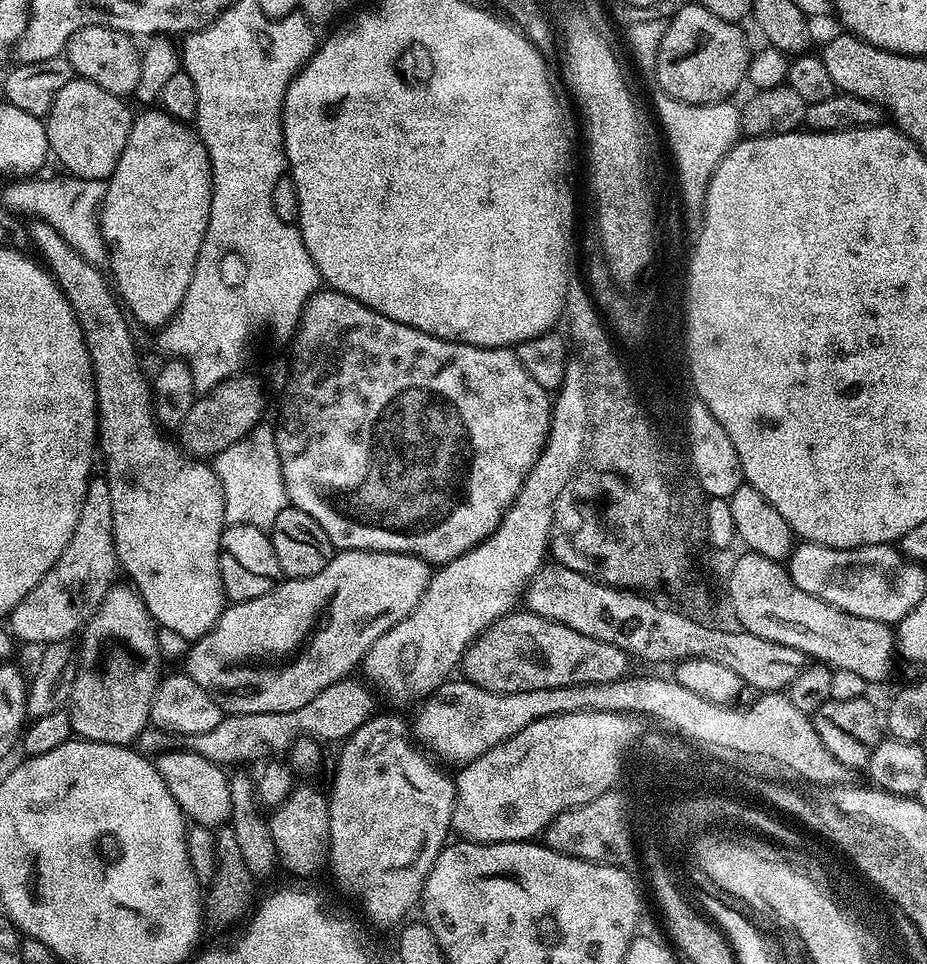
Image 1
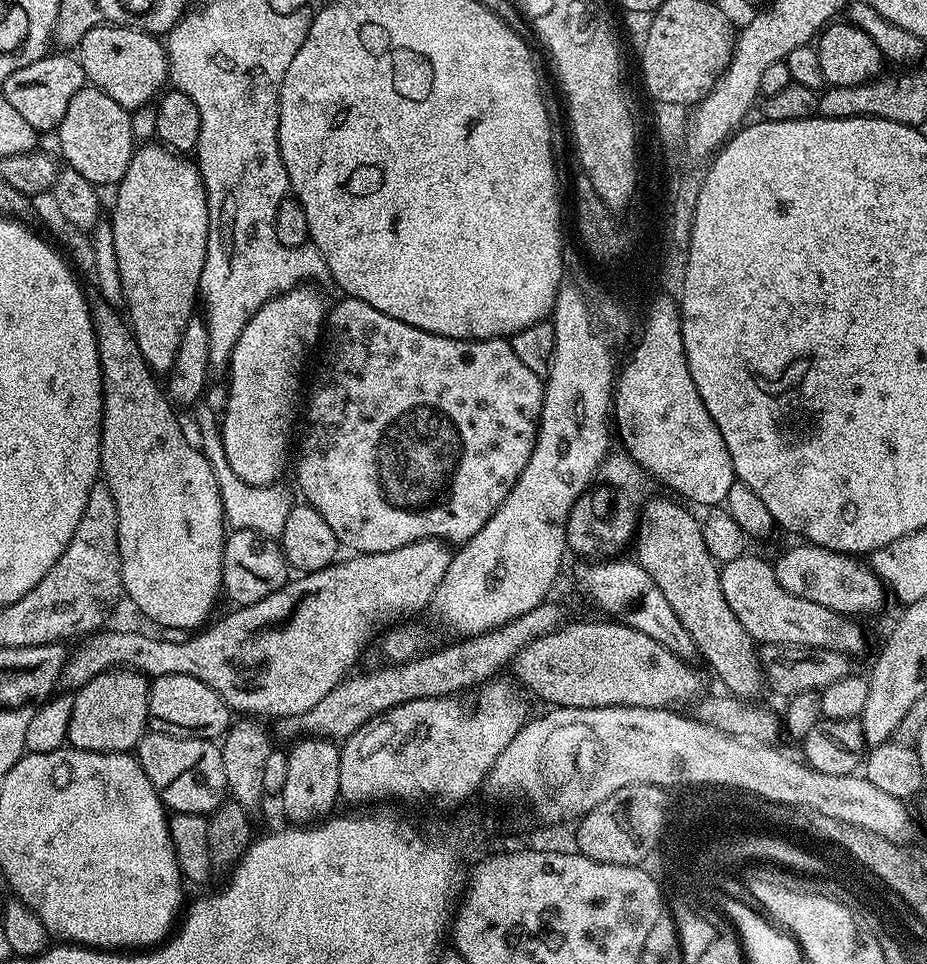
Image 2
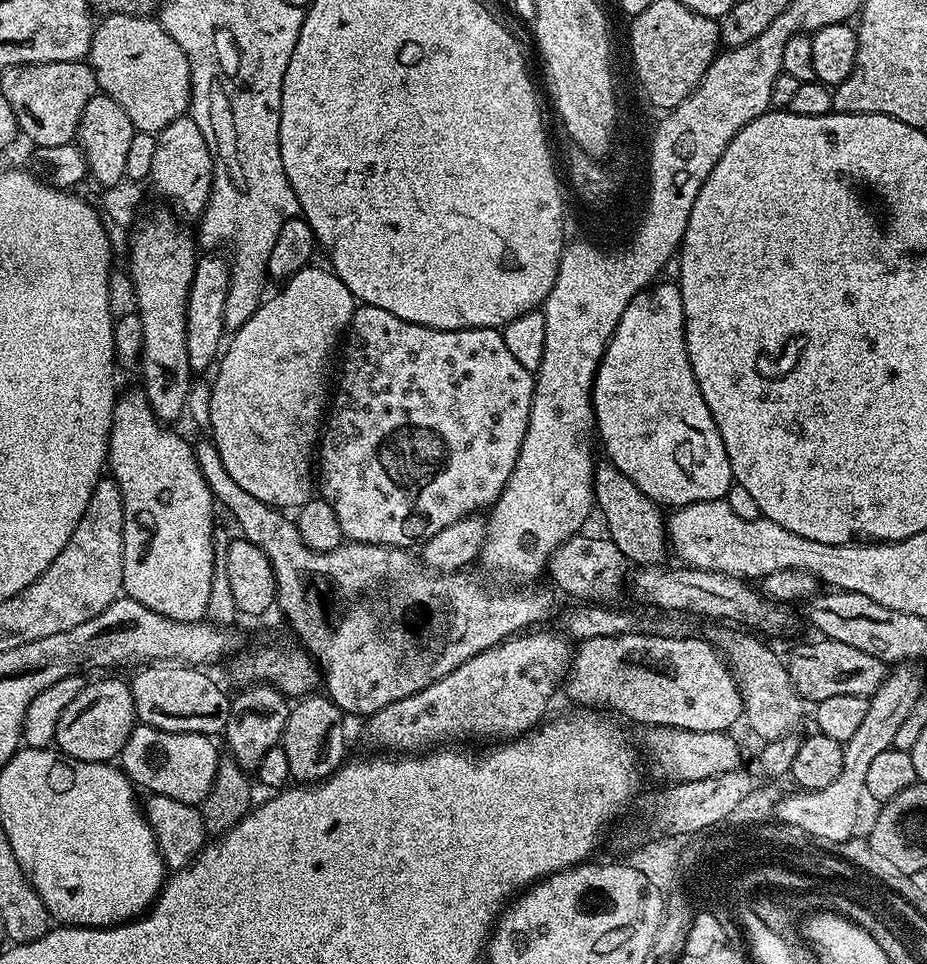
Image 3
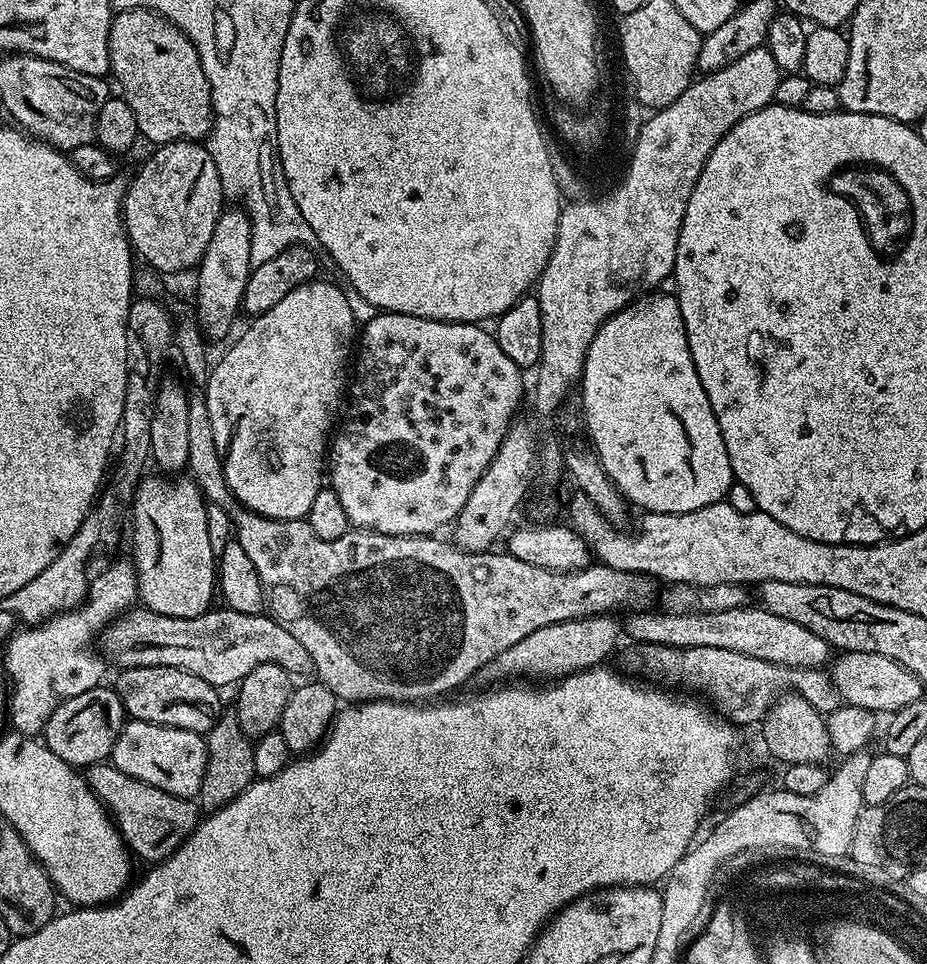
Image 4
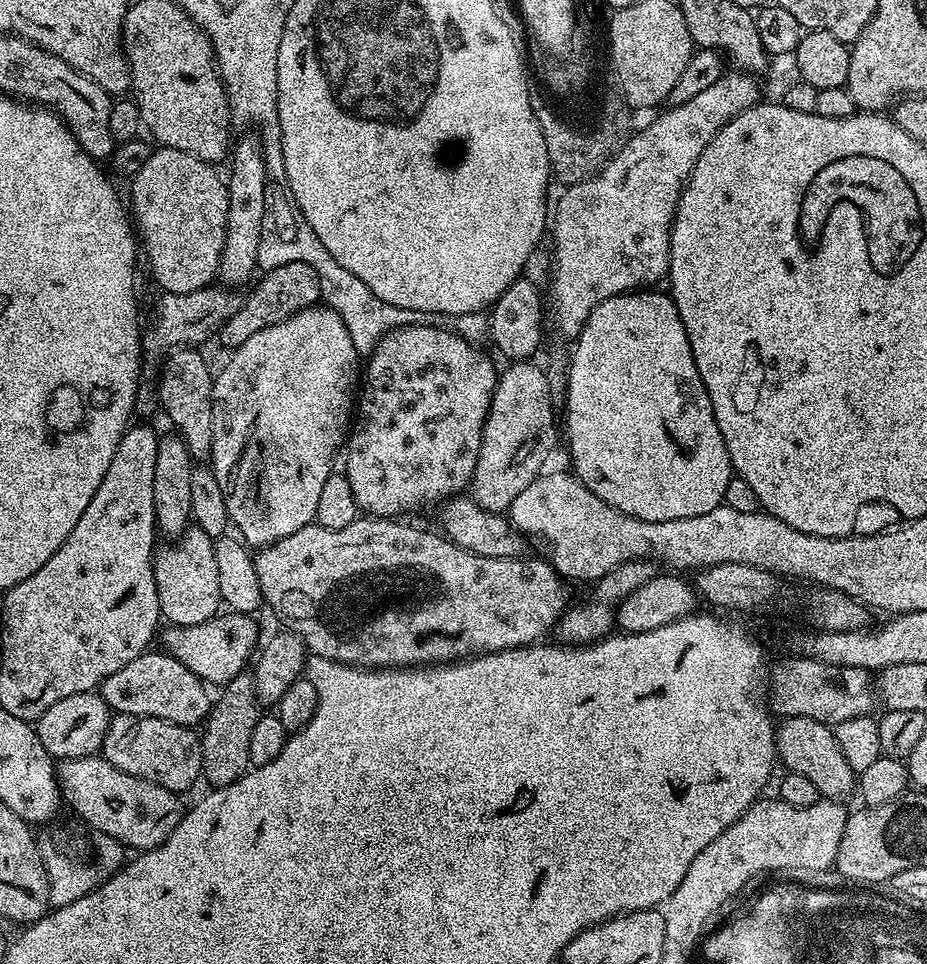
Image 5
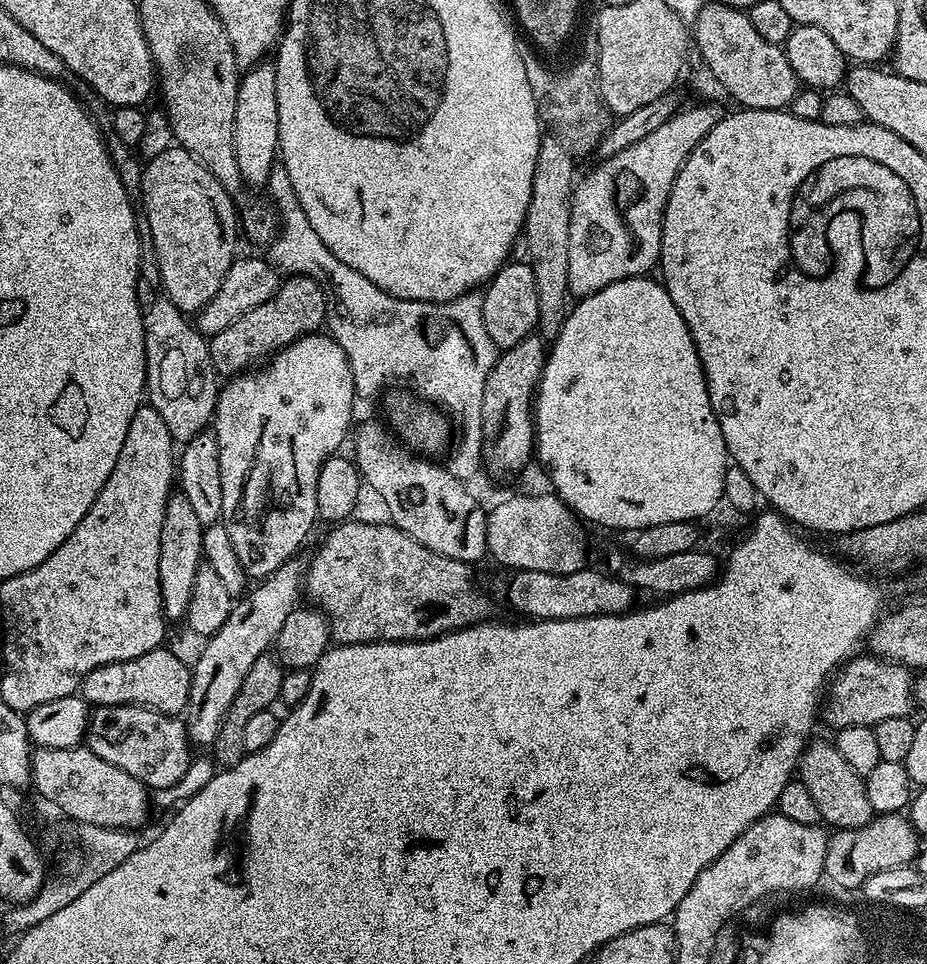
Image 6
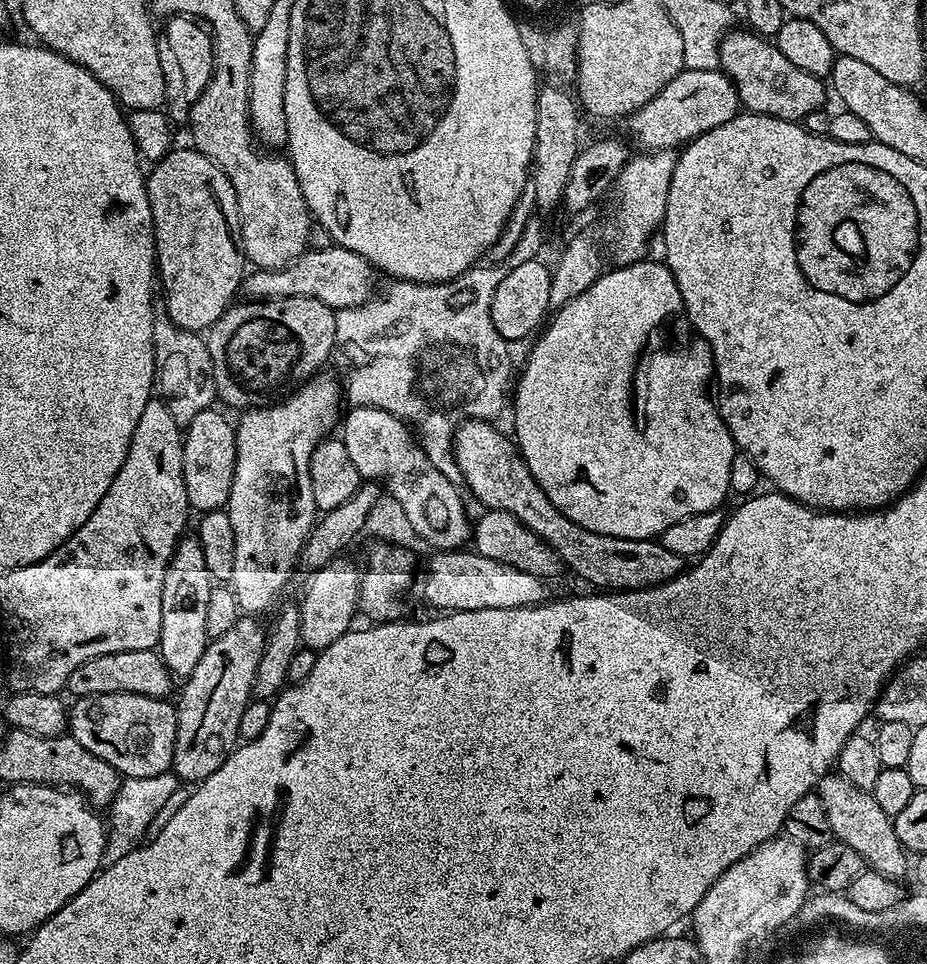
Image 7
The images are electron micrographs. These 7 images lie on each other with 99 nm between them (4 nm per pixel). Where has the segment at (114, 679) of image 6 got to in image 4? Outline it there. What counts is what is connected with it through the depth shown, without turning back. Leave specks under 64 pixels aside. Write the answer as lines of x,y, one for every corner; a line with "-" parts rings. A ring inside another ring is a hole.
134,666
119,674
114,687
131,719
207,734
222,715
218,688
186,670
170,666

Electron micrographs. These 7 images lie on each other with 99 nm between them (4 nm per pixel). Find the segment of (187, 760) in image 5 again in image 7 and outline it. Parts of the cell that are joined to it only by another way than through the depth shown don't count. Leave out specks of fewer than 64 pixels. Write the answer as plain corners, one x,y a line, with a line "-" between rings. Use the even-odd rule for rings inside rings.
119,692
118,694
94,694
93,696
81,696
73,699
68,713
67,731
90,754
98,754
102,762
110,762
114,770
121,777
149,778
169,771
174,758
176,711
177,705
171,699
150,698
146,694
130,694

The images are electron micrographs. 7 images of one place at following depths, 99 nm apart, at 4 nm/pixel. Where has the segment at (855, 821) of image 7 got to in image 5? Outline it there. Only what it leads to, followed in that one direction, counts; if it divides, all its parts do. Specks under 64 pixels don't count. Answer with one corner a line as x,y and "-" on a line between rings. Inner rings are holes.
787,717
776,729
776,755
787,771
810,778
825,800
843,801
843,796
851,792
853,795
857,787
857,773
846,766
846,758
842,758
842,750
838,750
835,731
827,724
814,722
814,718

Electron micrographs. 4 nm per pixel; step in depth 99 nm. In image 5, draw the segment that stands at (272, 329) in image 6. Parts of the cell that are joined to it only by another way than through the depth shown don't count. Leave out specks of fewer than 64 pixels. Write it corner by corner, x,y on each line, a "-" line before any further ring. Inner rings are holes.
298,258
277,268
267,269
263,275
251,285
252,293
243,297
240,309
230,316
218,331
218,337
228,350
235,350
239,344
246,342
246,338
254,338
258,330
266,330
266,326
274,326
290,318
295,312
321,303
320,279
314,266
306,266
306,262

